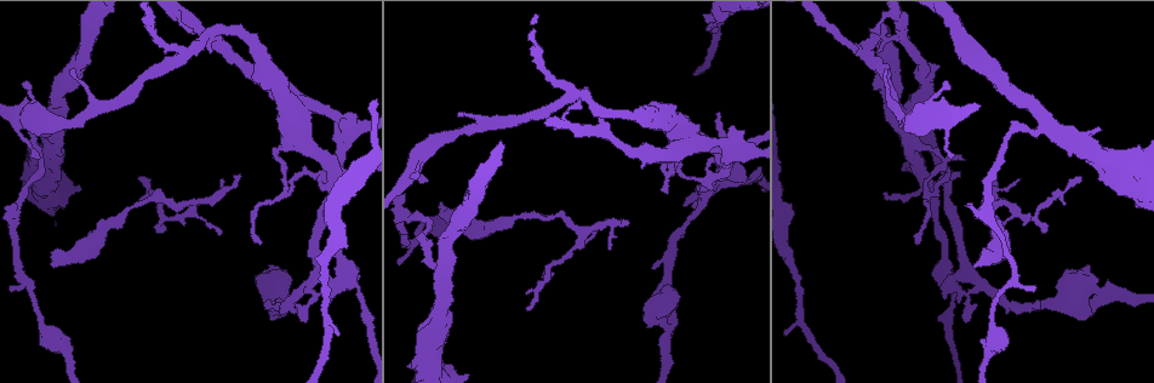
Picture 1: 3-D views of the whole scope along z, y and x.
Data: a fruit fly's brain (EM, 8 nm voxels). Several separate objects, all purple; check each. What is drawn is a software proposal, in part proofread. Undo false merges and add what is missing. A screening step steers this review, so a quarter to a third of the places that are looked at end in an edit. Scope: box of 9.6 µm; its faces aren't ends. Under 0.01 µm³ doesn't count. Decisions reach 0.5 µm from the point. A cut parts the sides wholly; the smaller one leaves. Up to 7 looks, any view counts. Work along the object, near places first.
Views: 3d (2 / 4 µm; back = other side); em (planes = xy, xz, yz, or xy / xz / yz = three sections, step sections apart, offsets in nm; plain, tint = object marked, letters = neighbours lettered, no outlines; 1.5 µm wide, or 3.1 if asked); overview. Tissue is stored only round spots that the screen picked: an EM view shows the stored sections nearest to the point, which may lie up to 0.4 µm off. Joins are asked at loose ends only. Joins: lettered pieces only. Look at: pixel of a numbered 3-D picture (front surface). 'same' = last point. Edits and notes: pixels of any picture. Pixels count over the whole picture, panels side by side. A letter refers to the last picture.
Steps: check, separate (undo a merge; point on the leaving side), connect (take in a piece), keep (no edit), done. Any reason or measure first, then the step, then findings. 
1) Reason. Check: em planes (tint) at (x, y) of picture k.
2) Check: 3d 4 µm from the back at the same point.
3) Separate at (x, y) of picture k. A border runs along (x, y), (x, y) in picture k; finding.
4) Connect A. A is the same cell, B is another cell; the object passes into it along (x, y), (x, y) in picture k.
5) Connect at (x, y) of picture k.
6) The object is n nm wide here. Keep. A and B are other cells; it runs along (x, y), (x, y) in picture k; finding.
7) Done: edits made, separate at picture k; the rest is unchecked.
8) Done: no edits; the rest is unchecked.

An open end. Check: em planes (letters) at (917, 243) of picture 1.

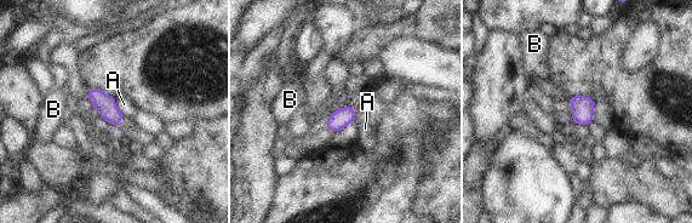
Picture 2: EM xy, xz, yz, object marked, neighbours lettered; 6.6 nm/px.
Keep. A and B are other cells; a border runs along (114, 98), (115, 107), (125, 116) in picture 2; no lettered piece goes on from it.

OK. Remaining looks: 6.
Calibre changes. Check: em planes (letters) at (316, 297) of picture 1.

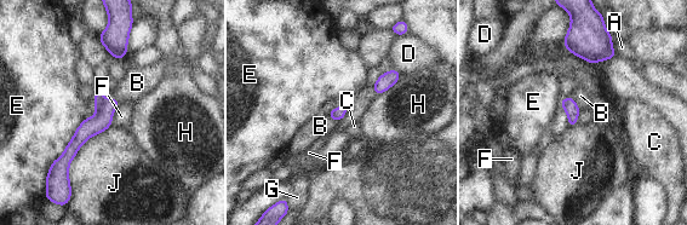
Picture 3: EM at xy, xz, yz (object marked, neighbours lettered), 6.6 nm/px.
Separate at (91, 126) of picture 3. A, B, C, D, E, F, G, H and J are other cells; a border runs along (102, 99), (96, 104) in picture 3; a second neuron is stuck on.

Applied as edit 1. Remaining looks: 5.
Thin end. Check: 3d 4 µm at (622, 220) of picture 1.

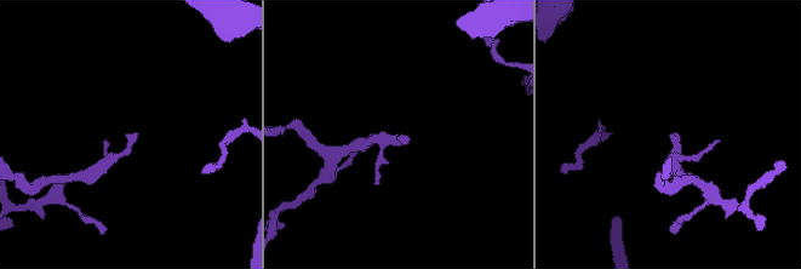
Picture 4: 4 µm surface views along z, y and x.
Check: em xz step 4 (tint) at (672, 136) of picture 4.

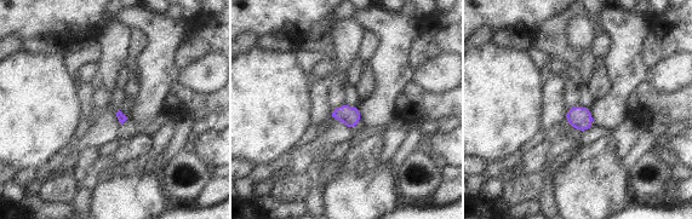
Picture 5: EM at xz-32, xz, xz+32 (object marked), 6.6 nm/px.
Cut it another way. Check: em planes (letters) at the same point.

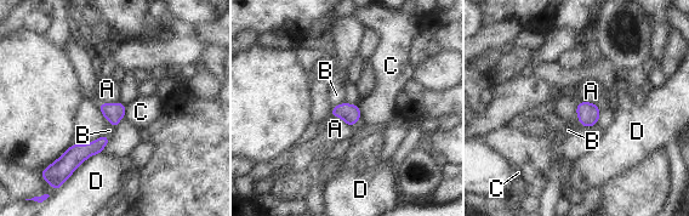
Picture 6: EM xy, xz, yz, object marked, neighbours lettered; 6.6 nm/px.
The object is 130 nm wide here. Keep. A, B, C and D are other cells; a border runs along (331, 115), (340, 117), (349, 126) in picture 6; none of them fits.

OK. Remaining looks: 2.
Done: edits made, separate at picture 3; the rest is unchecked.

